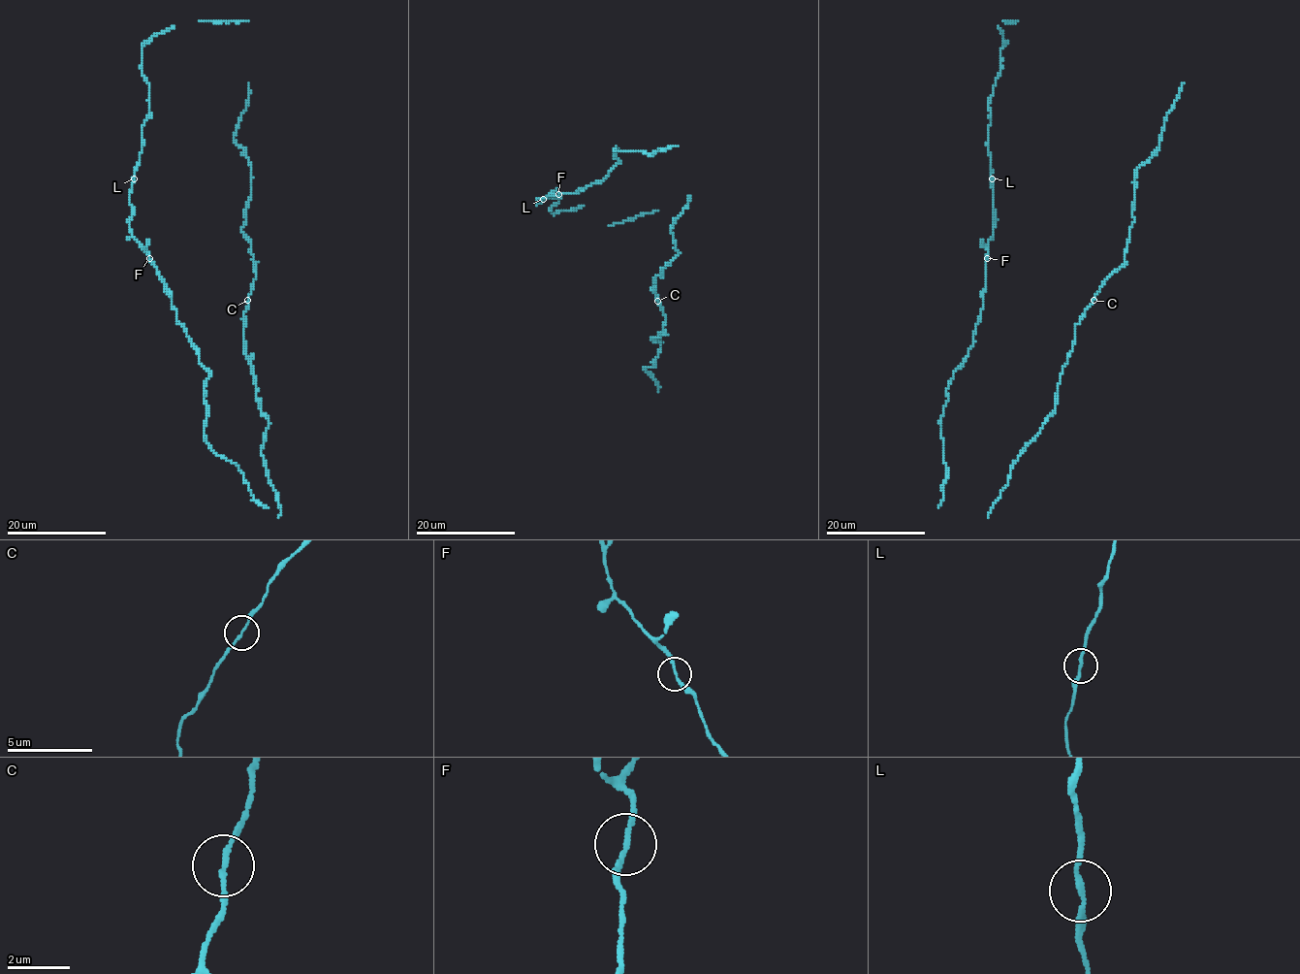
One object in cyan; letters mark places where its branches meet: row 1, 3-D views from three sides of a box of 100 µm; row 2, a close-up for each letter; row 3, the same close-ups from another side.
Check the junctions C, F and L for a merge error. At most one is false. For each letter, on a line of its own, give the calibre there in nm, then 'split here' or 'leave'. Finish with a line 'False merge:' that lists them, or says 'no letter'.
C: 140 nm thick; leave
F: 140 nm thick; leave
L: 160 nm thick; leave
False merge: no letter

